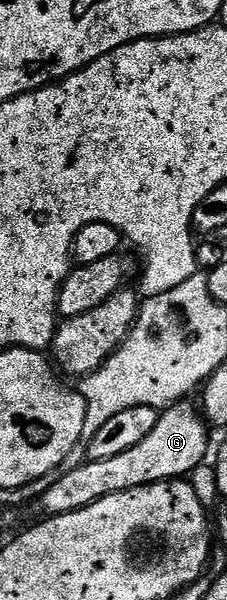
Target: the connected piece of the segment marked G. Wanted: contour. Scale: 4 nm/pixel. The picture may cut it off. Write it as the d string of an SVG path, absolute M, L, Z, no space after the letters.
M179 401L165 408L148 437L144 437L144 441L140 441L138 445L132 445L132 449L120 453L120 457L108 457L108 461L99 463L82 461L79 467L72 468L67 475L59 474L53 480L55 483L42 495L45 514L53 517L72 513L95 503L97 499L115 495L118 491L136 489L149 483L178 481L189 476L207 458L206 446L210 439L206 436L208 424L199 408L186 402L190 401Z

